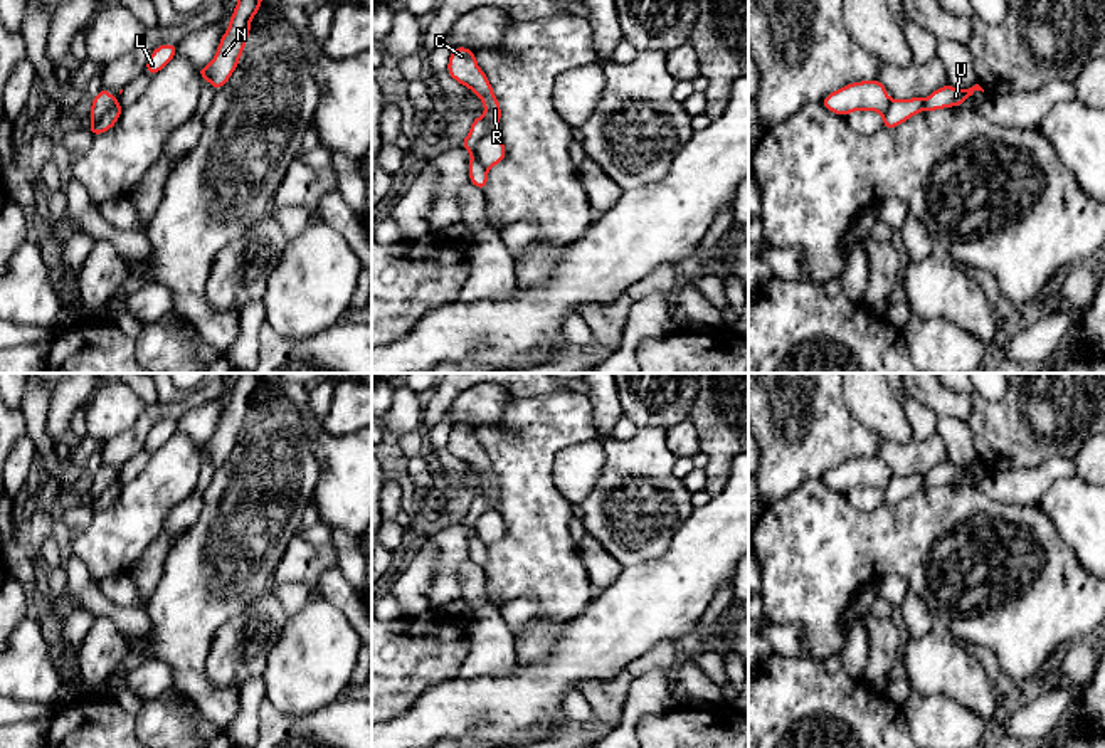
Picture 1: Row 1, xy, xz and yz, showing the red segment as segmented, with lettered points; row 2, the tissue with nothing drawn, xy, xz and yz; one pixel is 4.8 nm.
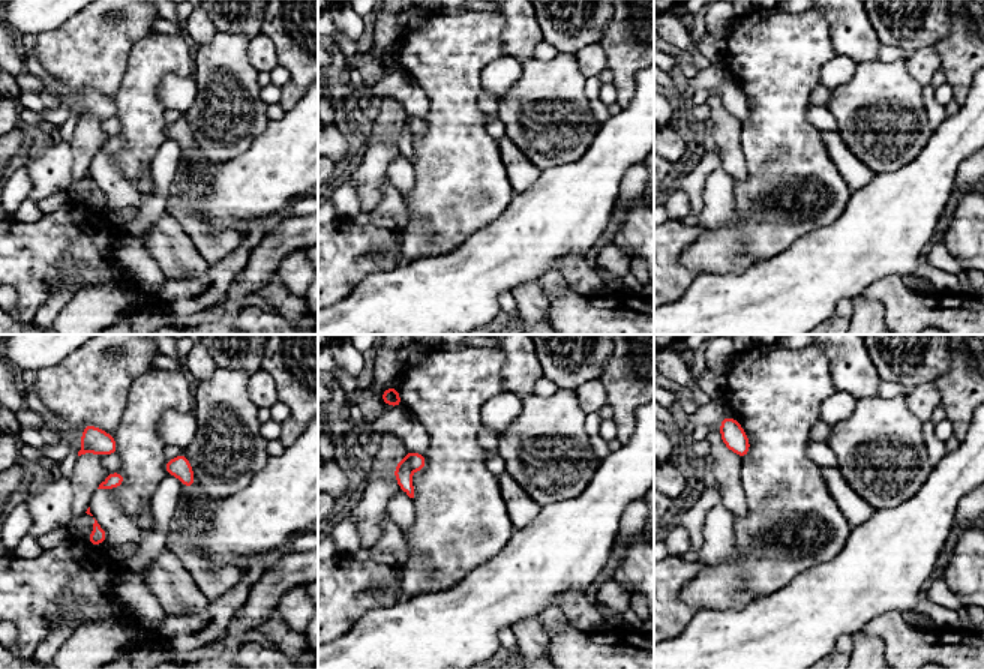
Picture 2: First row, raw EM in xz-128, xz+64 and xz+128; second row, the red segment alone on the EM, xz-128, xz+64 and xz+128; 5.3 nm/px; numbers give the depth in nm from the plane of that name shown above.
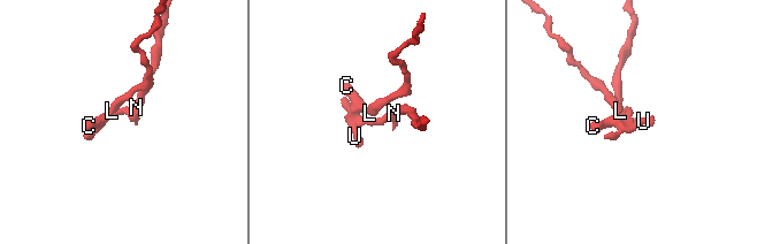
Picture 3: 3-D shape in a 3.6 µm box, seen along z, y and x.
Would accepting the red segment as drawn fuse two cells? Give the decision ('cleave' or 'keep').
cleave

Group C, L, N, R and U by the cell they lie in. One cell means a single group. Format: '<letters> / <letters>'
C L R U / N

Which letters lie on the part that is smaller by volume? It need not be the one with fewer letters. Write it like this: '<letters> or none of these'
C, L, R, U

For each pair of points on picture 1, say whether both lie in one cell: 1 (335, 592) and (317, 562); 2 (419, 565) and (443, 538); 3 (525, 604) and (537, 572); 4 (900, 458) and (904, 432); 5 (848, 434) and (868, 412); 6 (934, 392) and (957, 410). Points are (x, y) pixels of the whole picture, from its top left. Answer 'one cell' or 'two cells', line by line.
1: two cells
2: two cells
3: two cells
4: two cells
5: two cells
6: one cell

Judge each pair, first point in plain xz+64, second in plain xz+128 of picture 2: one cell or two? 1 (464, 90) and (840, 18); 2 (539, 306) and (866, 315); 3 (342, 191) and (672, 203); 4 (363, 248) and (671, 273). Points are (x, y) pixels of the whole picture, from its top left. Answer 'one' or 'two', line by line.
1: two
2: one
3: one
4: one

